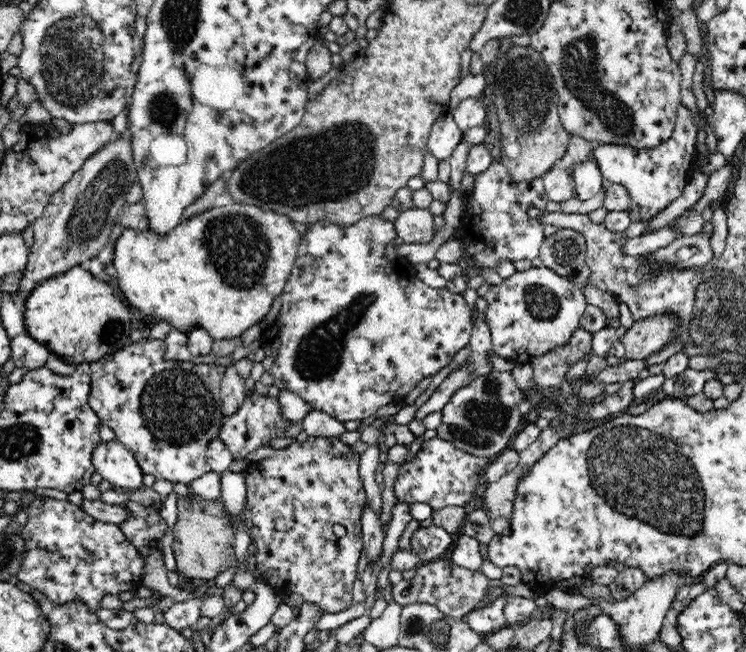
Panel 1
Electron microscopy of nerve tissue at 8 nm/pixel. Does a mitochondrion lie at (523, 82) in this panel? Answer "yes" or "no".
yes

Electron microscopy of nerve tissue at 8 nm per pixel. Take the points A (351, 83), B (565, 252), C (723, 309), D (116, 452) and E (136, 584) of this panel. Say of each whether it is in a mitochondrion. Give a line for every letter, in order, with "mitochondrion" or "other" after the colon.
A: other
B: mitochondrion
C: mitochondrion
D: other
E: other

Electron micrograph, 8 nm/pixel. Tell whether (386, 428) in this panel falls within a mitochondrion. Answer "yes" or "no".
no

